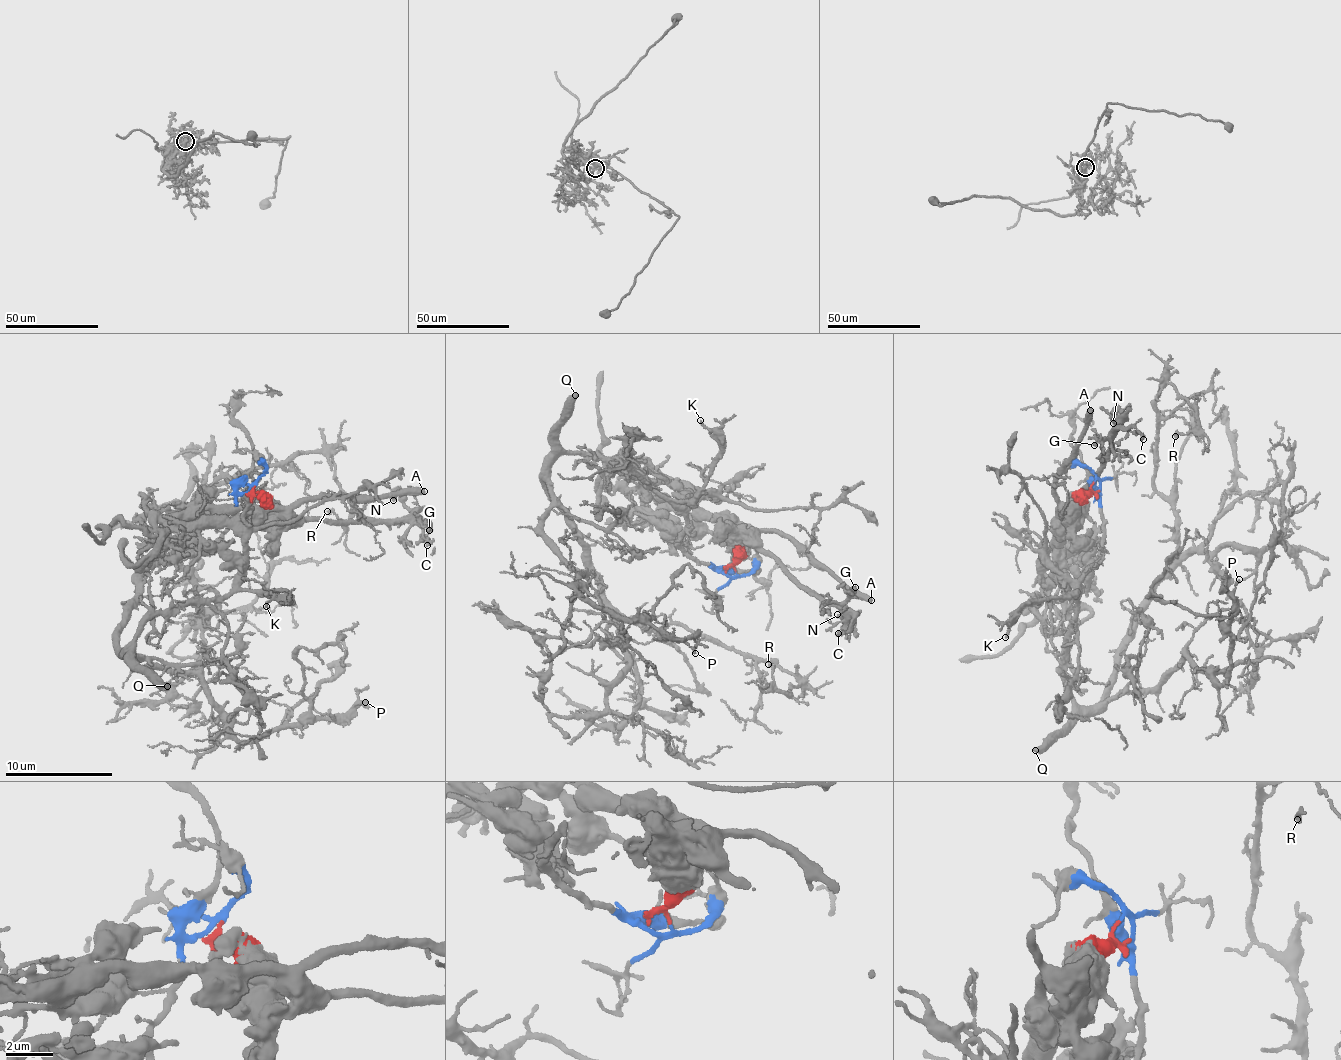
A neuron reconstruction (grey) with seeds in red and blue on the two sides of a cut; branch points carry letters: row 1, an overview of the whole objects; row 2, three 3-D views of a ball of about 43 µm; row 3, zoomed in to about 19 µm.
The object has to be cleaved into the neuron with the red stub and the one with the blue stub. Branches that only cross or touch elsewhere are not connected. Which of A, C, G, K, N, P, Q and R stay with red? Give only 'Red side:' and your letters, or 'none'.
Red side: A, C, G, N

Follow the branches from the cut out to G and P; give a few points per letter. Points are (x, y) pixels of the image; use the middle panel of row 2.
G: (736, 570), (732, 564), (753, 544), (827, 601), (848, 602), (855, 587)
P: (736, 572), (685, 551), (685, 515), (595, 456), (550, 468), (543, 538), (579, 570), (572, 586), (694, 653)

